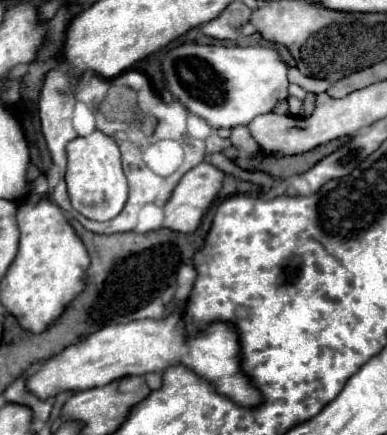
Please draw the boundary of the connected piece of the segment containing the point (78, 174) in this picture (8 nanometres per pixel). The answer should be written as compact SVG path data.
M96 130L90 136L74 138L66 146L66 158L62 159L67 160L64 180L74 210L90 220L112 220L122 212L128 198L128 184L122 172L118 144L110 136Z

